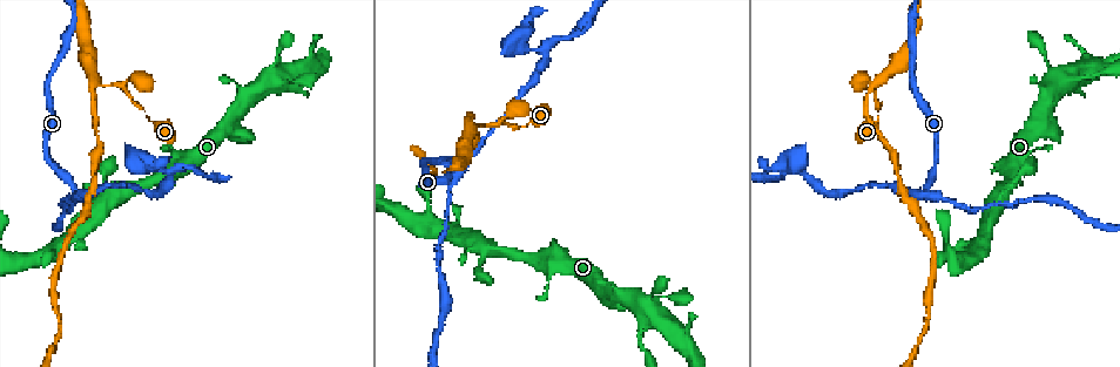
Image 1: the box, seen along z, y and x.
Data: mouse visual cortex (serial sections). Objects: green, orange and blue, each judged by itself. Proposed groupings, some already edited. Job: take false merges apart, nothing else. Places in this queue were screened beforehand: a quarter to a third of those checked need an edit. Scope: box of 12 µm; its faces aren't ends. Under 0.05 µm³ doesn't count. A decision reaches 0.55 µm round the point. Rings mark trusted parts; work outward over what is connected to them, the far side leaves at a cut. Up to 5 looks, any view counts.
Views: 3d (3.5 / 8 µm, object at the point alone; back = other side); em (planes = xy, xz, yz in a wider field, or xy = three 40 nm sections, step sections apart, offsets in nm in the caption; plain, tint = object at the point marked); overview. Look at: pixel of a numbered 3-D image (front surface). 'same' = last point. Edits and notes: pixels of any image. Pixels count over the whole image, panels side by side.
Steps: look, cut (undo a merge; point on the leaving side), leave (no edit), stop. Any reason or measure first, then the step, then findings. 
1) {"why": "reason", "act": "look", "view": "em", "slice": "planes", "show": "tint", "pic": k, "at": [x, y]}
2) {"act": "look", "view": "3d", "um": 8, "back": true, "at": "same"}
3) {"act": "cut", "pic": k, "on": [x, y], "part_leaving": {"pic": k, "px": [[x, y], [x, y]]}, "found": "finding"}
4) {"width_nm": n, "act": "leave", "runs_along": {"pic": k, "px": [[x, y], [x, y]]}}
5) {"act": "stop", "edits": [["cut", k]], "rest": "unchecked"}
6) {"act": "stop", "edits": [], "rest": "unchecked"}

{"act": "look", "view": "3d", "um": 3.5, "pic": 1, "at": [80, 191]}

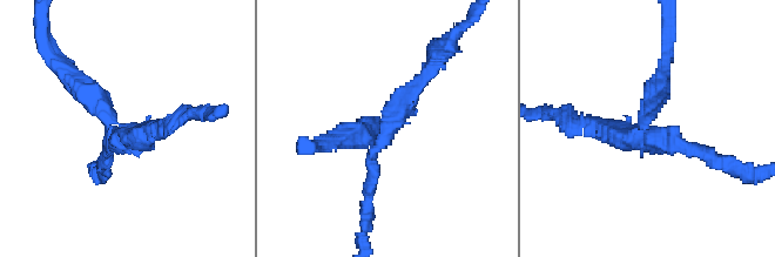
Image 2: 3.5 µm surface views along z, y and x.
{"arms": 3, "arm_widths_nm": [200, 200, 300], "why": "shape alone is not enough", "act": "look", "view": "em", "slice": "xy", "step": 2, "show": "tint", "pic": 2, "at": [384, 116]}

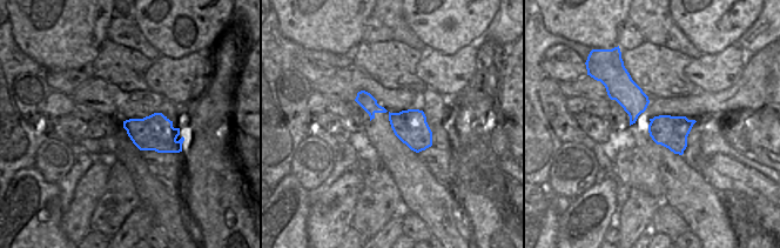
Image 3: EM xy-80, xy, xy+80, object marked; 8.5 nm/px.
{"act": "cut", "pic": 2, "on": [683, 146], "part_leaving": {"pic": 2, "px": [[635, 133], [554, 114]]}, "found": "two cells meet here"}

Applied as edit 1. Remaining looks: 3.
{"why": "small branch off a trunk", "act": "look", "view": "3d", "um": 8, "pic": 1, "at": [501, 123]}

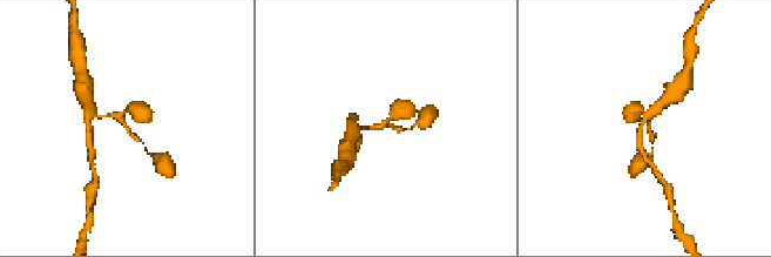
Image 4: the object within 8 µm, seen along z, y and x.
{"arms": 3, "arm_widths_nm": [100, 150, 350], "why": "need the tissue", "act": "look", "view": "em", "slice": "xy", "step": 2, "show": "tint", "pic": 4, "at": [120, 120]}

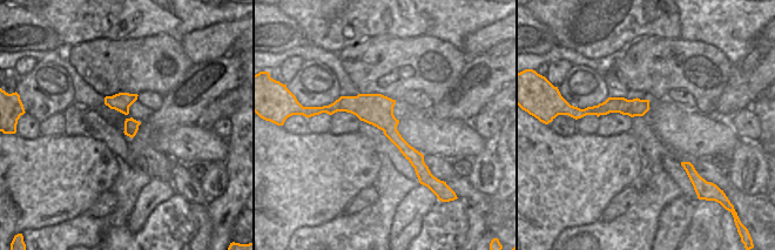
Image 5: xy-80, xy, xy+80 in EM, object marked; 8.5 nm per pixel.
{"act": "leave", "runs_along": {"pic": 4, "px": [[146, 147], [116, 115], [90, 115]]}, "found": "one cell here"}

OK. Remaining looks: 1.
{"act": "stop", "edits": [["cut", 2]], "rest": "unchecked"}

